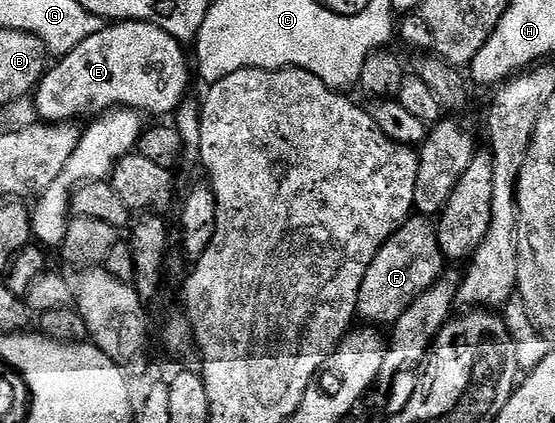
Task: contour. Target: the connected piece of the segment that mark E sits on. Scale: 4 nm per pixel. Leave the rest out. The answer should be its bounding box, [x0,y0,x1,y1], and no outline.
[32,21,190,123]

